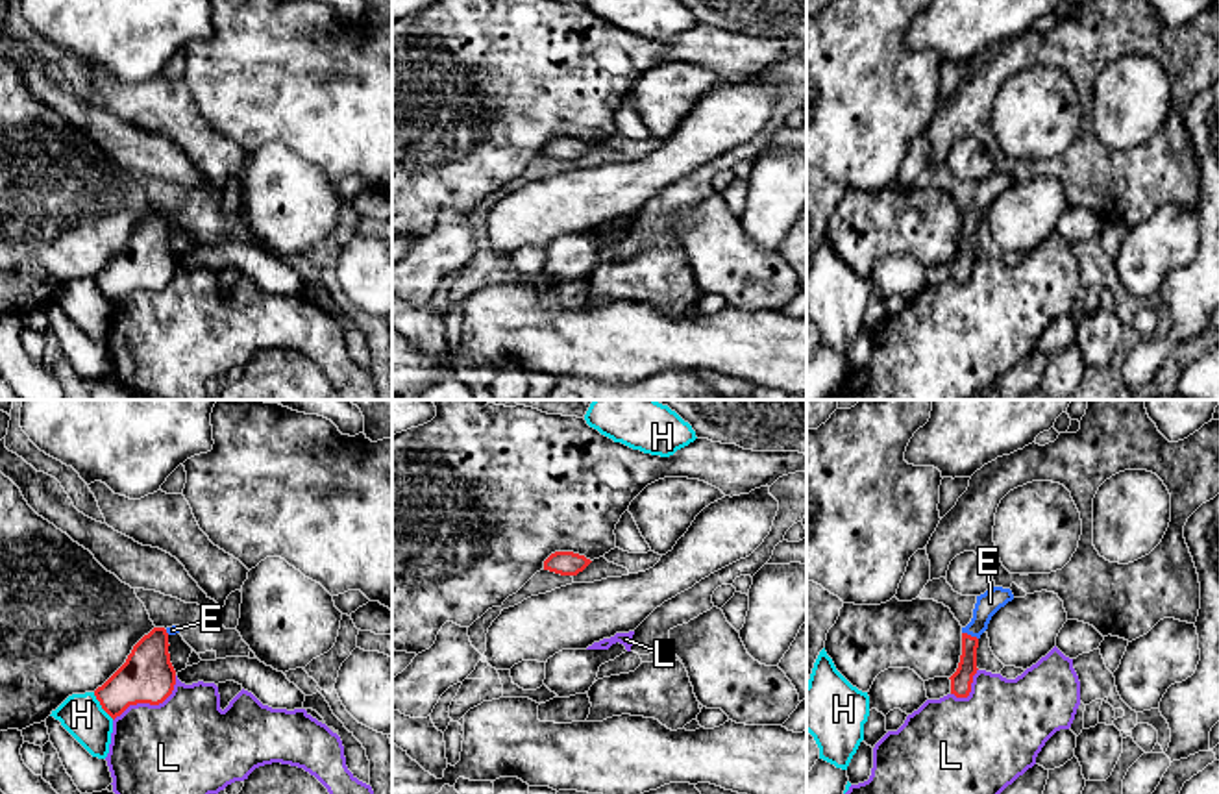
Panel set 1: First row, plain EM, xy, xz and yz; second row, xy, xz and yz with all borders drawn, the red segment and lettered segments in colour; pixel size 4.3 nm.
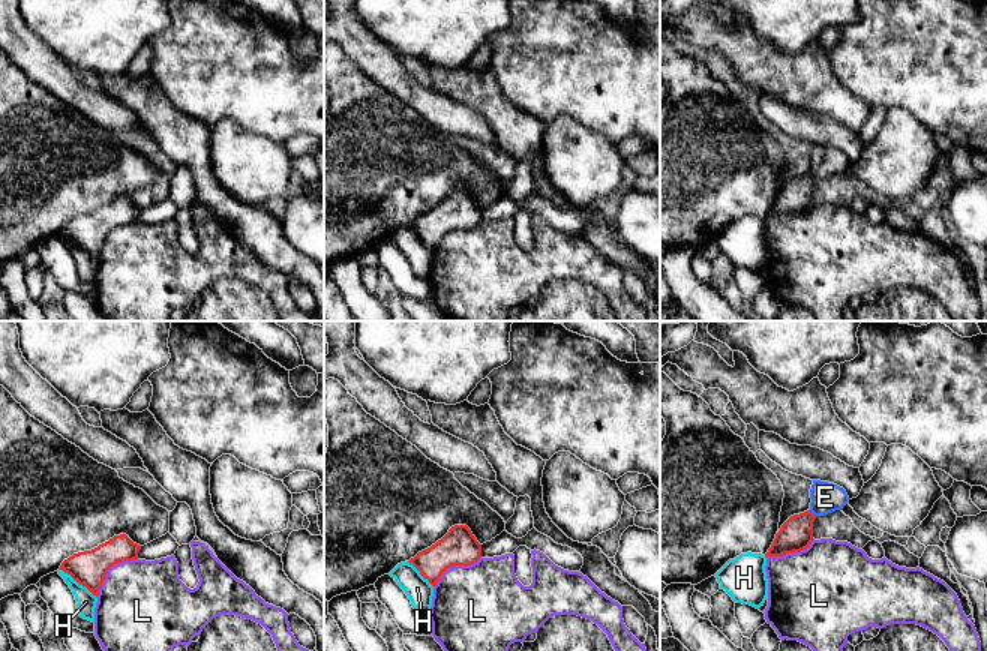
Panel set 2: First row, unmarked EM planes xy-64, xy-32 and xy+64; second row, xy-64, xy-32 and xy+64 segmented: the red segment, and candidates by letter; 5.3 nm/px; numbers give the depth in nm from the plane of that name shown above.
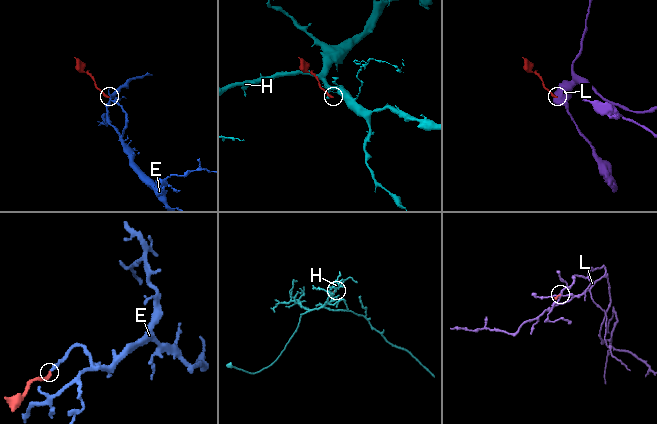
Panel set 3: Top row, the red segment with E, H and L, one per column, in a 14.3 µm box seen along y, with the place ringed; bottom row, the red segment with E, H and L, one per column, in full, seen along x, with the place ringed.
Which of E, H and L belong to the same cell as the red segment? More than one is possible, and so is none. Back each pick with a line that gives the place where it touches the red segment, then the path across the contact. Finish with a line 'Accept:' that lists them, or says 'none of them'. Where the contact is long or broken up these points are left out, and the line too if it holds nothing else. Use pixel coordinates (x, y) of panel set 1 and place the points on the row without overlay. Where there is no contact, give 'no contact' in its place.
E: yz (970, 221) | across yz (960, 267), (968, 250), (970, 221), (990, 187)
Accept: E

